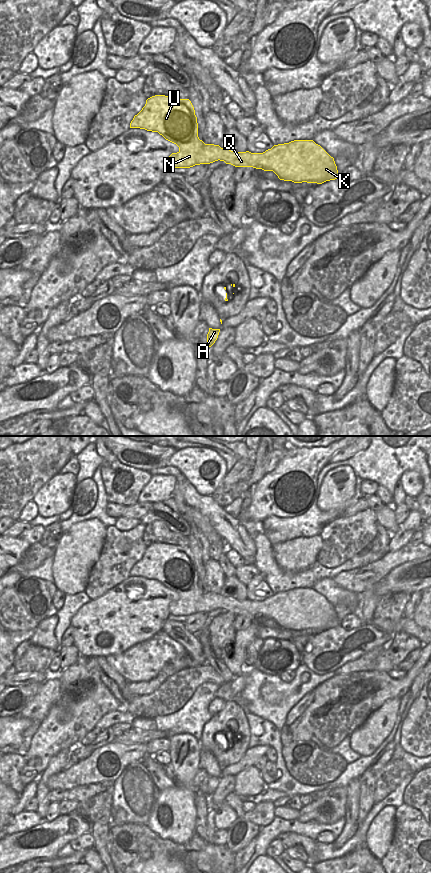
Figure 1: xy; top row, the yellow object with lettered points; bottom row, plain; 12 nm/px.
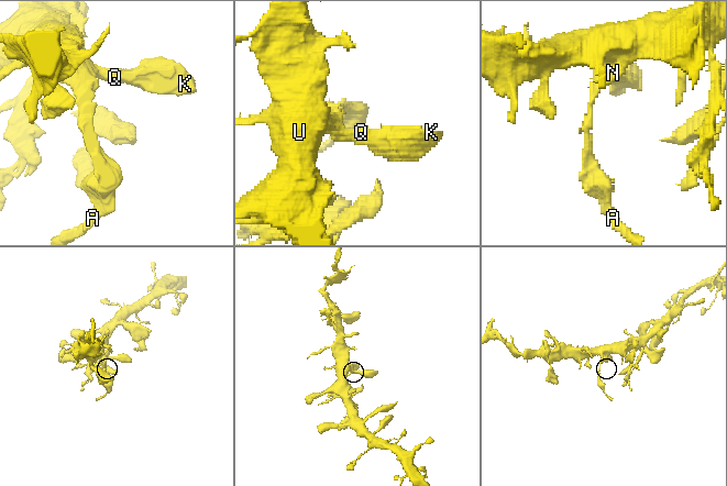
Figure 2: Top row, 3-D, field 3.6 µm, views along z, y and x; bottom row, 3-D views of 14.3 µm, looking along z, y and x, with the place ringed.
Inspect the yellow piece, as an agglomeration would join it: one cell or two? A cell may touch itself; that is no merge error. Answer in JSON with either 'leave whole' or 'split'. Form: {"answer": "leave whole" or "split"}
{"answer": "leave whole"}

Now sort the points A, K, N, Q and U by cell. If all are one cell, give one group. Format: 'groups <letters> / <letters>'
groups A K N Q U

